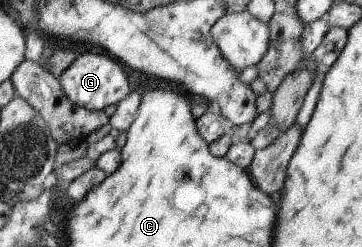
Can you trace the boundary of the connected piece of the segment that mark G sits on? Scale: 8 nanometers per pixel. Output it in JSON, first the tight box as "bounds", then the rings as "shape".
{"bounds":[59,50,128,111],"shape":[[[80,50],[80,56],[75,58],[59,76],[59,83],[73,105],[87,108],[91,111],[102,111],[102,108],[120,102],[128,93],[128,80],[124,70],[116,60],[106,54]]]}

